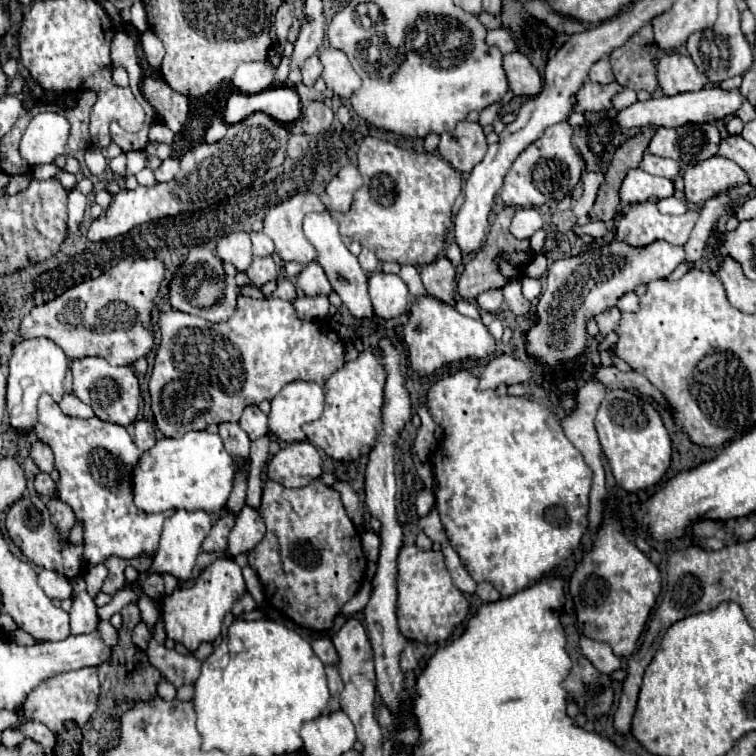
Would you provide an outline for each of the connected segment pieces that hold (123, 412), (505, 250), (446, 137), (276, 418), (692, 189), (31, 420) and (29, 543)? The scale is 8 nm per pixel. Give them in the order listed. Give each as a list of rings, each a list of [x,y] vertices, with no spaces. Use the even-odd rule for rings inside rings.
[[[80,358],[74,360],[70,368],[74,374],[74,394],[84,404],[88,404],[100,420],[120,426],[128,426],[134,422],[138,414],[140,388],[136,374],[130,366],[112,366],[104,358]]]
[[[506,206],[498,216],[496,220],[492,222],[490,226],[490,232],[488,232],[488,240],[486,244],[482,246],[482,250],[466,264],[462,276],[458,278],[458,294],[464,298],[464,300],[474,300],[480,292],[484,290],[490,290],[490,288],[502,288],[508,284],[508,278],[502,274],[500,270],[500,262],[502,260],[508,260],[512,262],[512,266],[518,270],[520,278],[524,278],[524,272],[528,268],[528,264],[532,262],[532,250],[530,250],[530,238],[516,238],[512,236],[510,232],[510,222],[512,222],[512,208]]]
[[[468,120],[458,122],[452,132],[444,132],[440,136],[438,146],[438,154],[464,176],[472,172],[480,158],[484,158],[486,150],[488,142],[486,134],[482,132],[482,126],[478,122]]]
[[[290,382],[272,400],[268,430],[284,444],[306,440],[302,424],[316,420],[324,410],[324,388],[314,382]]]
[[[712,156],[688,168],[684,174],[684,192],[690,204],[704,204],[706,200],[748,184],[748,174],[732,160],[724,156]]]
[[[30,338],[22,340],[14,346],[14,354],[10,358],[10,376],[8,376],[8,400],[6,408],[10,414],[10,424],[16,430],[28,432],[36,424],[36,402],[42,392],[48,392],[56,402],[62,400],[64,374],[68,370],[68,362],[60,346],[56,346],[48,338]]]
[[[38,494],[24,496],[18,502],[14,502],[6,514],[6,530],[10,538],[14,538],[22,550],[22,554],[36,564],[38,568],[56,570],[68,580],[76,580],[84,574],[86,562],[84,562],[84,544],[72,544],[66,538],[60,538],[60,530],[52,526],[52,516],[48,514],[46,504]]]

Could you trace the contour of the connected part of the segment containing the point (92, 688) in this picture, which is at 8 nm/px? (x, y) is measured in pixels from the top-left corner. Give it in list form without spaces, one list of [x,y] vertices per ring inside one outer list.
[[[80,668],[76,672],[64,672],[54,678],[44,680],[26,700],[22,714],[26,718],[38,720],[48,726],[52,732],[58,732],[66,720],[74,720],[78,726],[84,726],[92,712],[96,710],[96,700],[100,694],[100,682],[96,668]]]

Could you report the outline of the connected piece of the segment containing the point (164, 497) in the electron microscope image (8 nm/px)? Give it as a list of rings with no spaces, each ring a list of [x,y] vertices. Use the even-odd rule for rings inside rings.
[[[186,432],[180,438],[162,438],[152,450],[140,454],[136,470],[132,470],[132,498],[146,514],[158,514],[166,510],[204,510],[220,512],[232,490],[236,464],[222,446],[218,434]]]

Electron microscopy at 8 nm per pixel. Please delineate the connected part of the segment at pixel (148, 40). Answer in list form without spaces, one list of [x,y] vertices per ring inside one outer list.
[[[146,30],[140,38],[140,44],[142,44],[142,50],[146,54],[146,60],[150,62],[152,68],[160,68],[160,62],[164,58],[164,44],[160,42],[160,38],[156,34],[152,34],[152,30]]]

